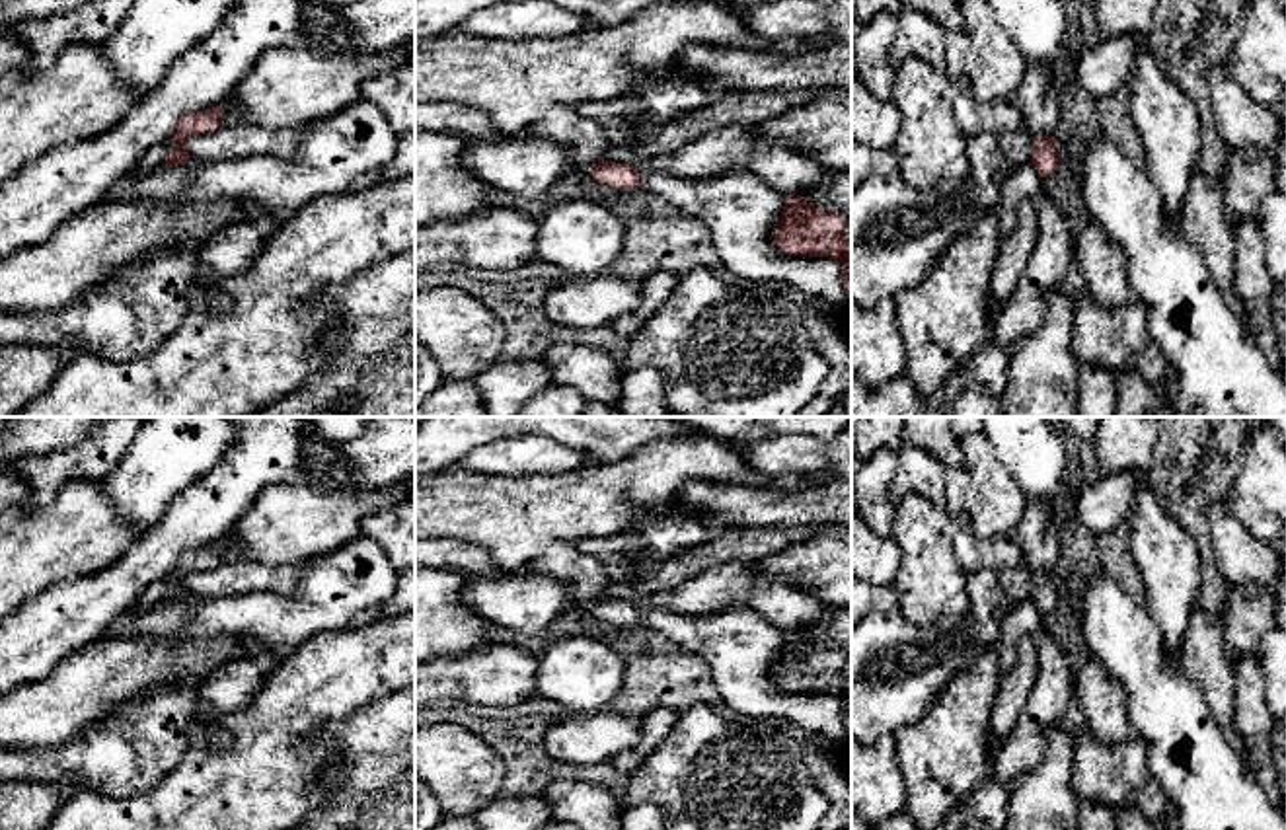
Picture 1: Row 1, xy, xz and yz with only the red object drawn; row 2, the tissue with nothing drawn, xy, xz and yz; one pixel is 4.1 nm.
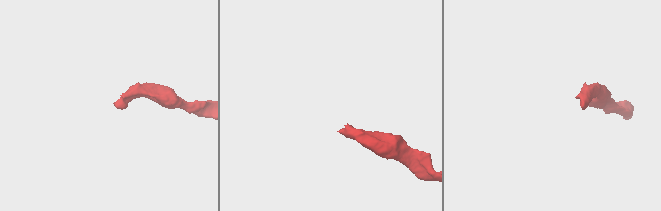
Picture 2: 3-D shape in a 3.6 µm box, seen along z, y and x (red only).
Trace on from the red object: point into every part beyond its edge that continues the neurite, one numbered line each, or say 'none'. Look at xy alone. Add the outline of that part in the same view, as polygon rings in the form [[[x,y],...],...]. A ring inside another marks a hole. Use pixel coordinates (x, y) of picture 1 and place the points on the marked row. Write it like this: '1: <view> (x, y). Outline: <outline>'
1: xy (152, 160). Outline: [[[166,140],[156,146],[152,146],[140,162],[134,166],[136,171],[144,175],[154,175],[158,170],[162,170],[168,156],[175,150],[175,140]]]

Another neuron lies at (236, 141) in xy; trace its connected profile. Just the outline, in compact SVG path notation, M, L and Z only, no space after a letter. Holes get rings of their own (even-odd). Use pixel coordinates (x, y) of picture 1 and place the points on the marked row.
M257 123L222 125L187 142L199 164L242 160L251 156L292 158L298 148L298 129L275 129Z

